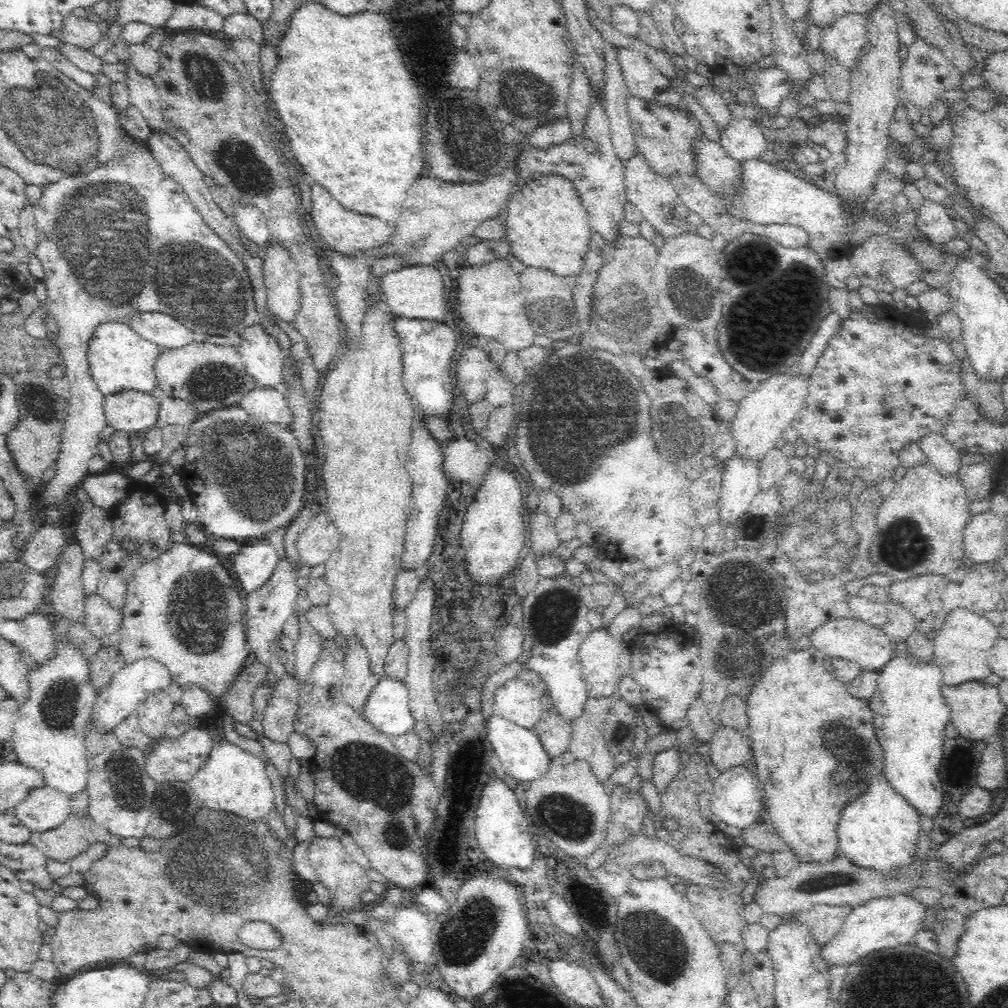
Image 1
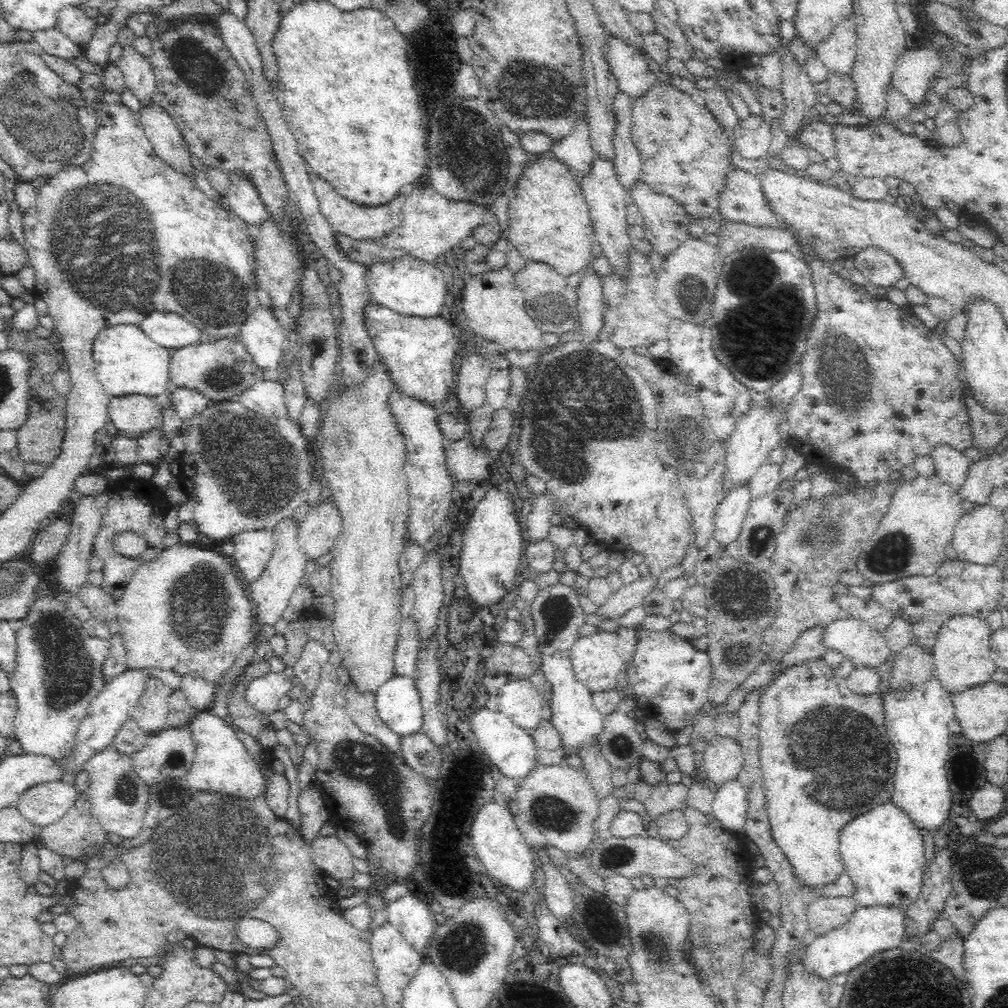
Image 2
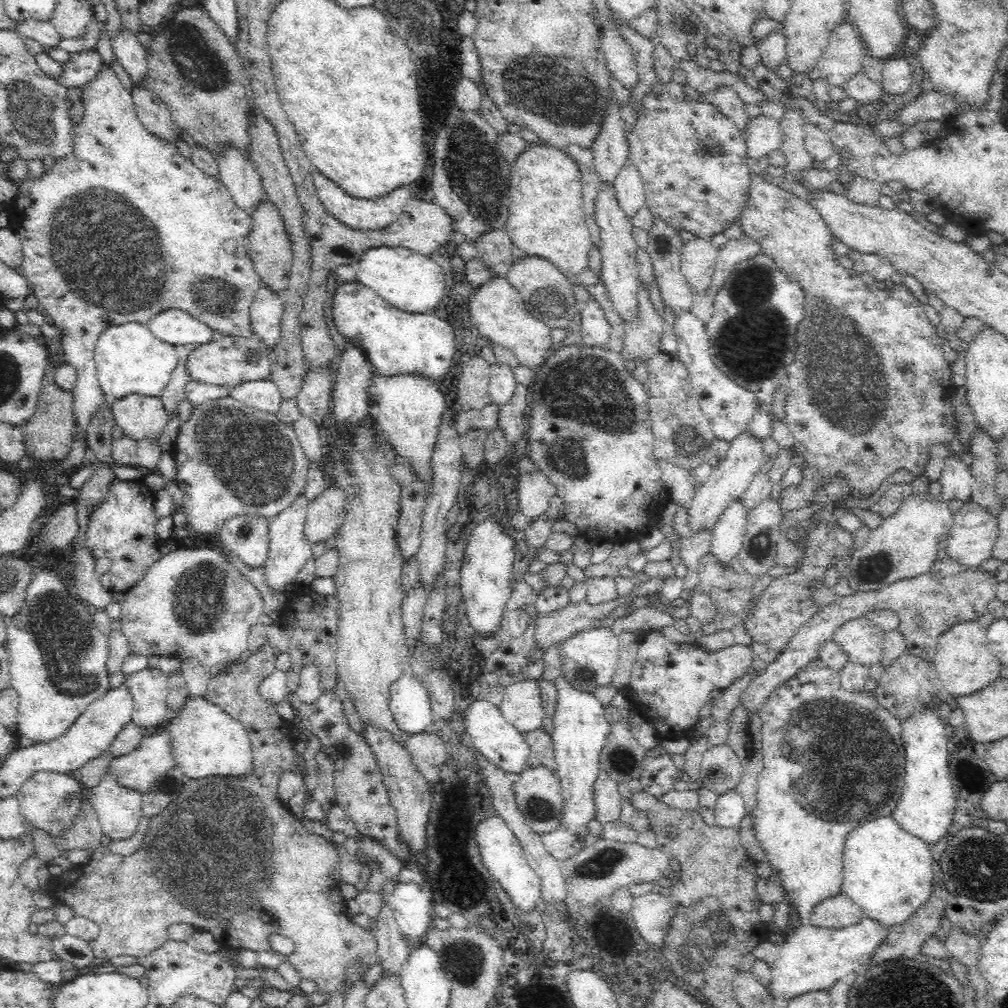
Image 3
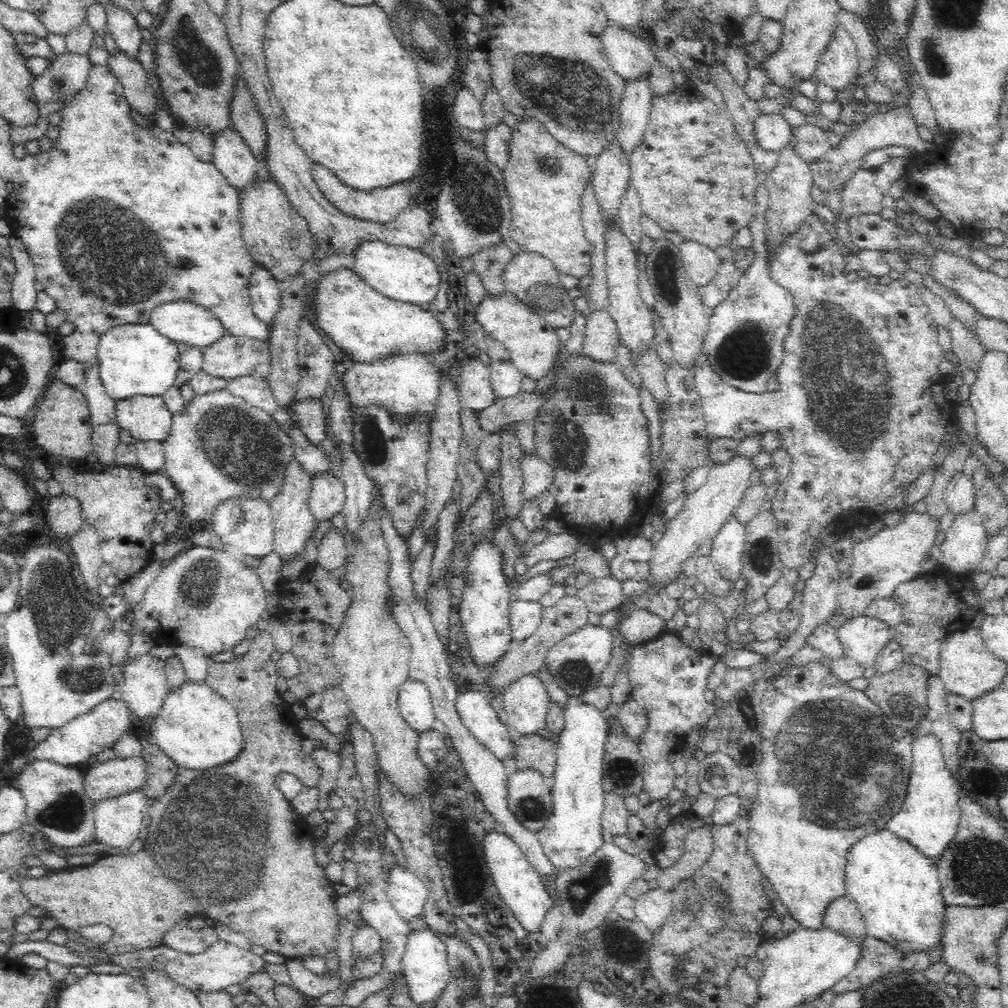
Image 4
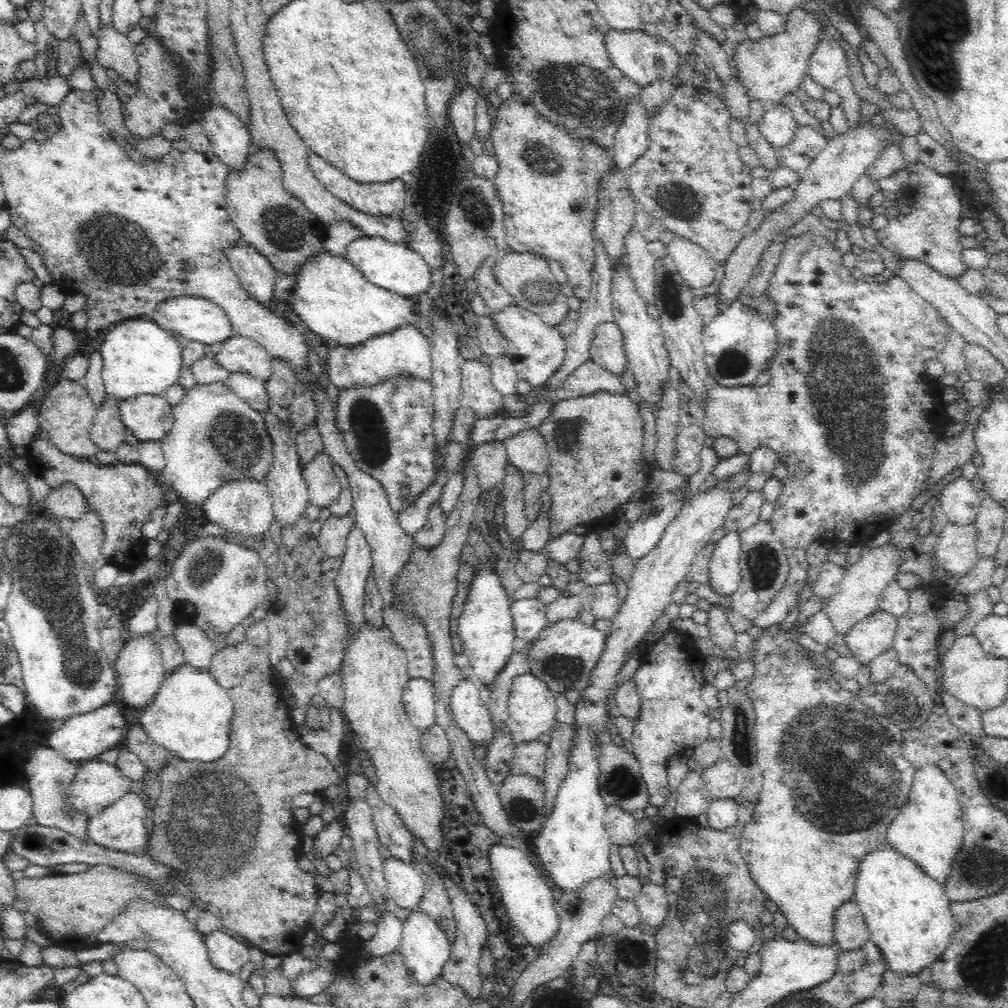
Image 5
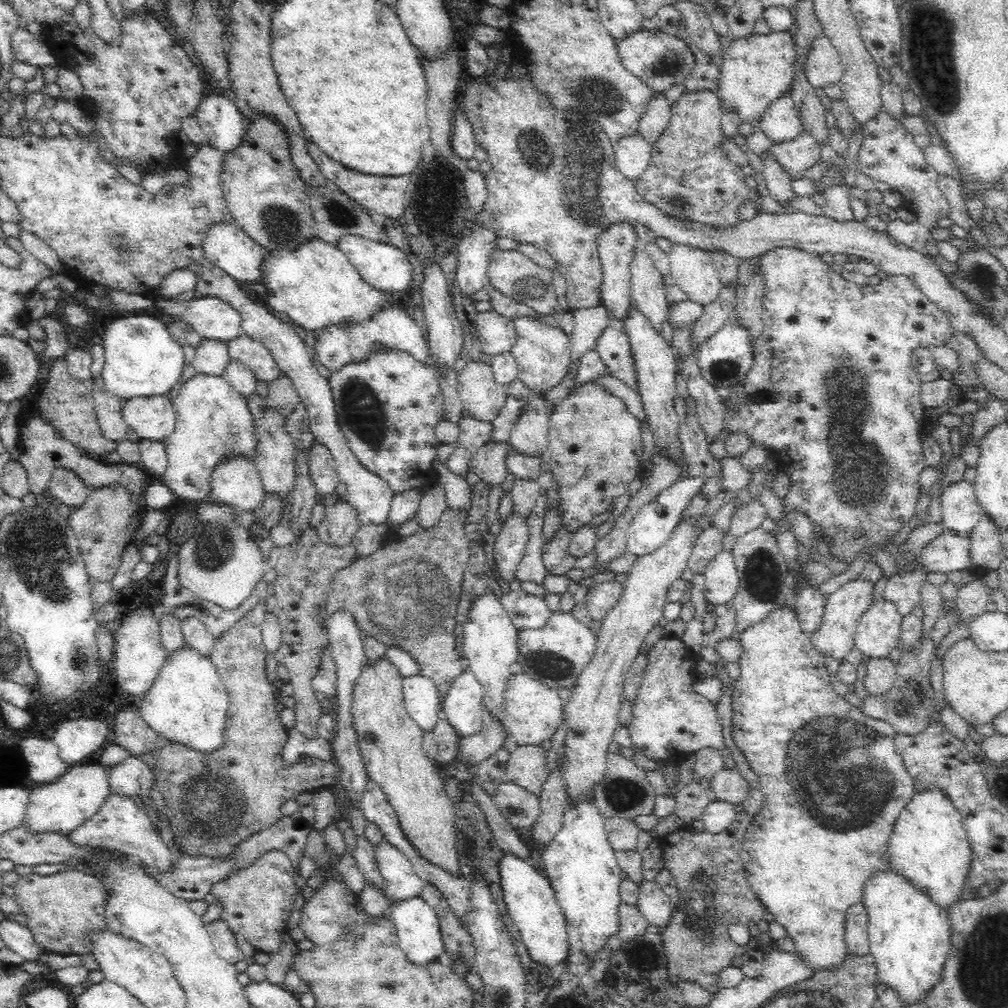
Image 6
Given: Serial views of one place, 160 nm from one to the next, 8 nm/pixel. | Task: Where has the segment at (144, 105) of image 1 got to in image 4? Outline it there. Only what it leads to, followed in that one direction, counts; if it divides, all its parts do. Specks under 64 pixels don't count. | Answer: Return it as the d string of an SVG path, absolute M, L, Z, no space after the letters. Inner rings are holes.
M110 3L105 7L105 14L107 17L107 31L116 43L117 50L126 59L135 60L143 41L137 20Z

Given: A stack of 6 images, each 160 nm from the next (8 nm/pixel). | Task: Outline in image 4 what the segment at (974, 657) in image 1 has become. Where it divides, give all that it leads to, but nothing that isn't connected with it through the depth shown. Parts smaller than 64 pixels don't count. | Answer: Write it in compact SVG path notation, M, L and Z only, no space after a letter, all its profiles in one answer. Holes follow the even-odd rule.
M968 625L948 635L939 652L938 676L943 680L949 694L974 700L1001 684L1006 676L1006 663L998 661L986 648L981 630Z

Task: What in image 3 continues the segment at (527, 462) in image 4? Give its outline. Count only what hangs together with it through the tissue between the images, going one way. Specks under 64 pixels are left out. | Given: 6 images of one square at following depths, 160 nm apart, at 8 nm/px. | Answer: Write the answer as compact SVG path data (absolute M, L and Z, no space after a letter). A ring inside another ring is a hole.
M540 470L534 475L522 475L518 480L518 500L521 514L528 525L546 517L550 500L557 496L556 488L548 482Z

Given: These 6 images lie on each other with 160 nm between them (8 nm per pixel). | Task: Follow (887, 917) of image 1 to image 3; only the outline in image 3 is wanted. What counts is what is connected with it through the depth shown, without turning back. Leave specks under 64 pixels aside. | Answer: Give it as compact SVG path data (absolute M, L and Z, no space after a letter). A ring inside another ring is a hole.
M862 914L856 924L839 929L816 928L806 923L802 925L784 944L763 940L752 950L754 957L764 960L771 969L773 978L770 992L775 1000L790 1000L816 990L827 991L850 972L866 966L876 953L876 948L887 940L891 928Z

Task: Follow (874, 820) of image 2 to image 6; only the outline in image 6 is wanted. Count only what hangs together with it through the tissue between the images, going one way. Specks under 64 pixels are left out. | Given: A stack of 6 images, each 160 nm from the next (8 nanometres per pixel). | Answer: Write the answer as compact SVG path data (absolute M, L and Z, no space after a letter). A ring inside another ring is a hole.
M892 866L869 877L862 889L861 903L869 918L869 953L875 959L880 984L898 990L908 1004L925 1000L926 992L940 980L942 966L950 952L952 941L948 911Z

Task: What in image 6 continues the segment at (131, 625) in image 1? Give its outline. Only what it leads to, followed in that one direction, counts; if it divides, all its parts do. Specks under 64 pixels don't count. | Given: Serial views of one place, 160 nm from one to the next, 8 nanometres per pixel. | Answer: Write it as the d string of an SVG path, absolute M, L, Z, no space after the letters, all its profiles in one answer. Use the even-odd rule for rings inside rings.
M202 501L197 510L200 525L178 550L180 586L224 610L238 608L252 594L268 568L257 542L251 539L249 531L236 528L234 517L232 509Z

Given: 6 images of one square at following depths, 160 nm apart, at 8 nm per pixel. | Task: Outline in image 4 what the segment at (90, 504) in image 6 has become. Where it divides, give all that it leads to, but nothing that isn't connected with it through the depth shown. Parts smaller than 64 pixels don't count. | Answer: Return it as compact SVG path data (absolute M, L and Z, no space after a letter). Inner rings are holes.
M84 524L83 528L76 534L72 534L70 540L70 551L74 554L76 568L80 570L86 589L98 590L98 584L102 581L98 570L104 564L103 557L99 552L99 541L96 531Z

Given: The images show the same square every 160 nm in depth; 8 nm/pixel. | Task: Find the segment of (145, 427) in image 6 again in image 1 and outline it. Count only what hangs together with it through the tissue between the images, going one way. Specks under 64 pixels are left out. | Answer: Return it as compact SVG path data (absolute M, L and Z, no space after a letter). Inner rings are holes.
M123 390L105 396L103 411L107 425L120 432L150 428L157 421L158 394Z

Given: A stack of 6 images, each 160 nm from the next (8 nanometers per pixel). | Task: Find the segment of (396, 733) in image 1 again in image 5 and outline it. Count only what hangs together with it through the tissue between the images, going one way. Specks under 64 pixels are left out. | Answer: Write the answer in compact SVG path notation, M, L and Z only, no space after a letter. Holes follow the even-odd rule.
M410 678L403 688L403 709L420 731L435 725L433 685L423 678Z

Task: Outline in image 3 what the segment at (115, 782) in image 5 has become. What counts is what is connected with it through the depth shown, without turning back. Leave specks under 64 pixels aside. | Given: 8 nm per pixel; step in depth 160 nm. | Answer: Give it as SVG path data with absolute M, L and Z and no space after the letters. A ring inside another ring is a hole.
M170 731L145 736L128 754L114 758L112 773L121 785L144 794L159 777L179 768Z

